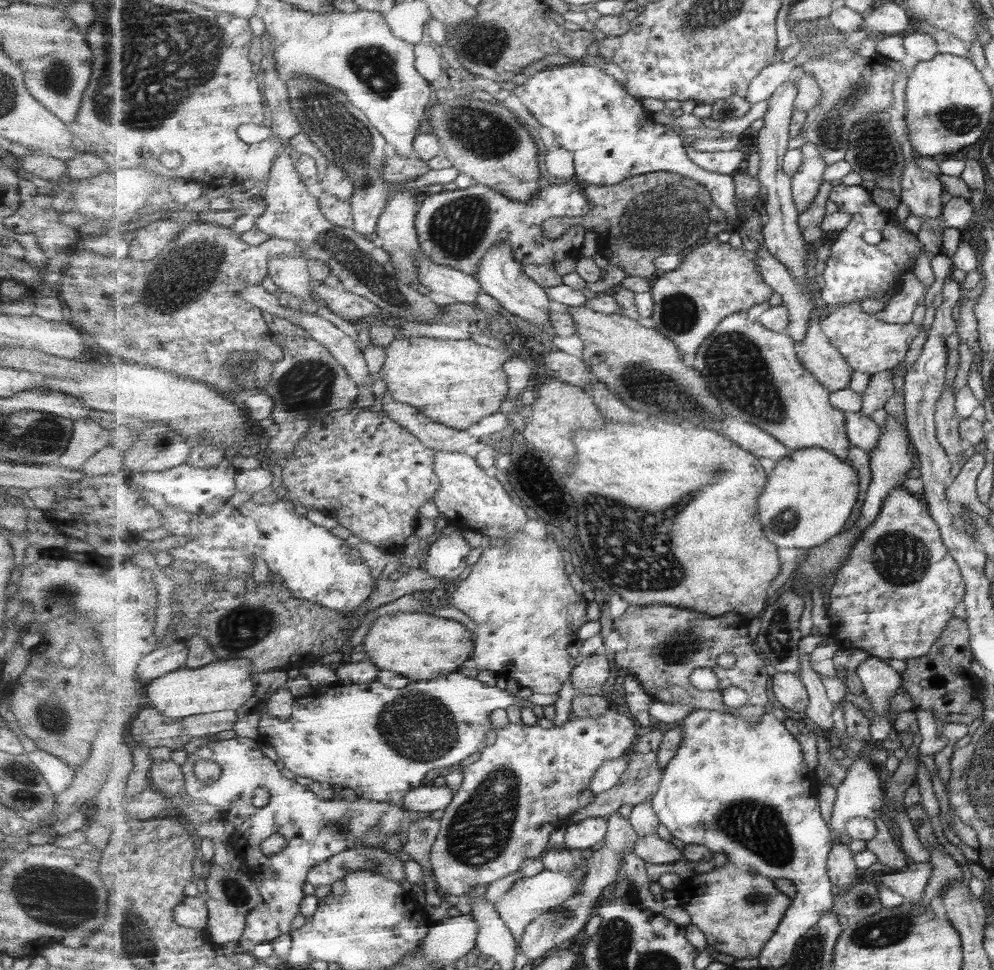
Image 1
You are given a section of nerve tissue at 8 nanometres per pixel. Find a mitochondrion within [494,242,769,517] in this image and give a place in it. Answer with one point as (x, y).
(650, 385)

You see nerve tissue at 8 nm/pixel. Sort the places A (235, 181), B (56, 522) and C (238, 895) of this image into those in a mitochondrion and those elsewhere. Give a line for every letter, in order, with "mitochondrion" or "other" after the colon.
A: other
B: other
C: mitochondrion

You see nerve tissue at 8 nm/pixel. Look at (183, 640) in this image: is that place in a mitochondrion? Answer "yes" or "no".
no

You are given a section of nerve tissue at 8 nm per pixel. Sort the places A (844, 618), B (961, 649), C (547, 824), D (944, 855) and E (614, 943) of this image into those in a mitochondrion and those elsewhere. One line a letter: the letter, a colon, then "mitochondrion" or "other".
A: other
B: other
C: other
D: other
E: mitochondrion

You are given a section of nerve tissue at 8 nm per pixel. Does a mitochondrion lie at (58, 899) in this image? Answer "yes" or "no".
yes

